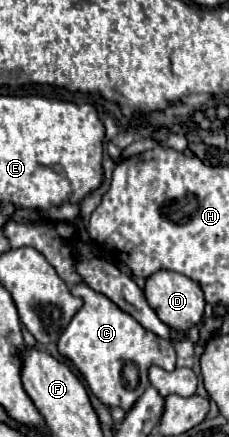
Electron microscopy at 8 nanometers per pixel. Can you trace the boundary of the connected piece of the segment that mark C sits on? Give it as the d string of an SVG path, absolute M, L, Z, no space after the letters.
M78 283L72 295L82 297L82 309L72 317L70 325L58 339L58 353L74 363L90 391L108 407L122 407L128 411L148 387L148 367L158 365L168 371L176 365L176 351L168 339L160 339L146 331L134 317L124 313L106 295L92 291L88 285Z

